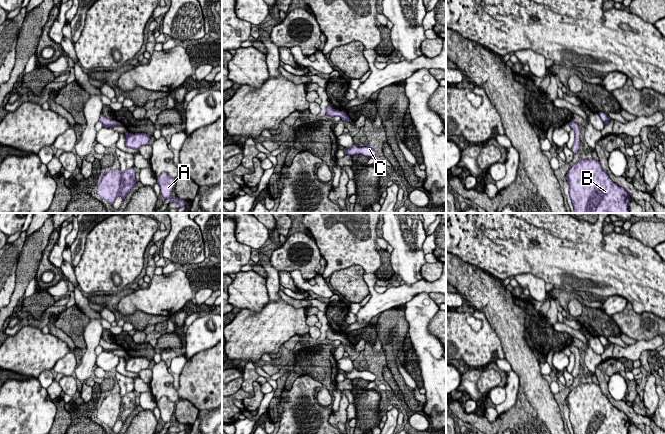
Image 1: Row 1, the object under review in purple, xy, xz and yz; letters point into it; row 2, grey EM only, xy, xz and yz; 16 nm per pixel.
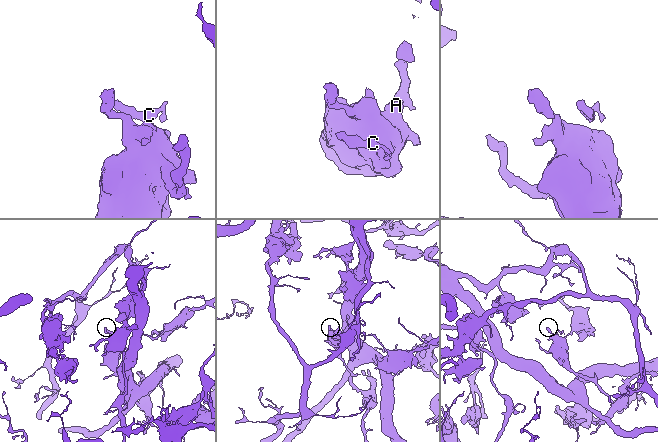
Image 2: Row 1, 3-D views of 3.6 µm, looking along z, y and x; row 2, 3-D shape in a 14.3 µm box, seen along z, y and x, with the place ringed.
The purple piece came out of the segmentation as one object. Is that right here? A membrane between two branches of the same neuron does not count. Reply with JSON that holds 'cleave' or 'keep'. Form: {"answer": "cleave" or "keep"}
{"answer": "cleave"}

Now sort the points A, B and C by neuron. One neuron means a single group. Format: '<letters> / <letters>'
A B / C

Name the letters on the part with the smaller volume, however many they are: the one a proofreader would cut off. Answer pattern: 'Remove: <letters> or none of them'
Remove: C

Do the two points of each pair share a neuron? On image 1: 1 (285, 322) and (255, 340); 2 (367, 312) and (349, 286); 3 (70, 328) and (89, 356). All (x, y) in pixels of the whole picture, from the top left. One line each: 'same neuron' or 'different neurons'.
1: same neuron
2: different neurons
3: different neurons

